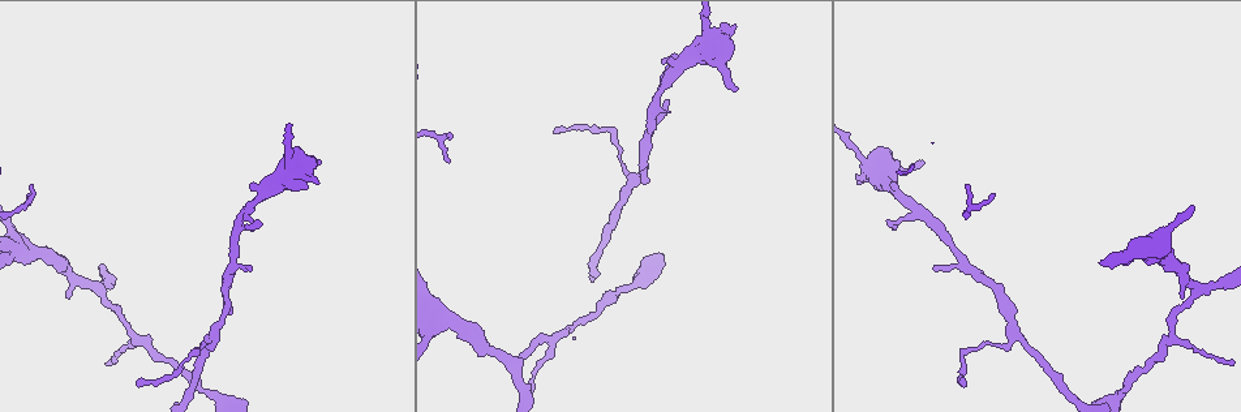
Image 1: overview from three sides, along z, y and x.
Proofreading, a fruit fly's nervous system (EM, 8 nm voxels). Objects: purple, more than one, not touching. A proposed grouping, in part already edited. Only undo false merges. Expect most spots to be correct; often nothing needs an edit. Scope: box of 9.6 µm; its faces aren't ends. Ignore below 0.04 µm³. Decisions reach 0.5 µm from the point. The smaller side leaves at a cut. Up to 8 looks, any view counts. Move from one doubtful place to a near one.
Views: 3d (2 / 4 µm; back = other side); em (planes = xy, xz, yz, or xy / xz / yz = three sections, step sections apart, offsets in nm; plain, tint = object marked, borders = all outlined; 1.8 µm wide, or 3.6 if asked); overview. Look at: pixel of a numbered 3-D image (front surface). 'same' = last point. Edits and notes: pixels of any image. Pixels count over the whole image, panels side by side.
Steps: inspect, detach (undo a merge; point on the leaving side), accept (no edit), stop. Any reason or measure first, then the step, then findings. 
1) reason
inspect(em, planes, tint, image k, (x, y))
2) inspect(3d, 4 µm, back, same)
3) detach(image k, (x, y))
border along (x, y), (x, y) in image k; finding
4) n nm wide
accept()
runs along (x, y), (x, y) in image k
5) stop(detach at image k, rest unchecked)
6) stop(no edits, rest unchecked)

thick turns thin
inspect(em, 3.6 µm, xy, step 8, tint, image 1, (904, 196))

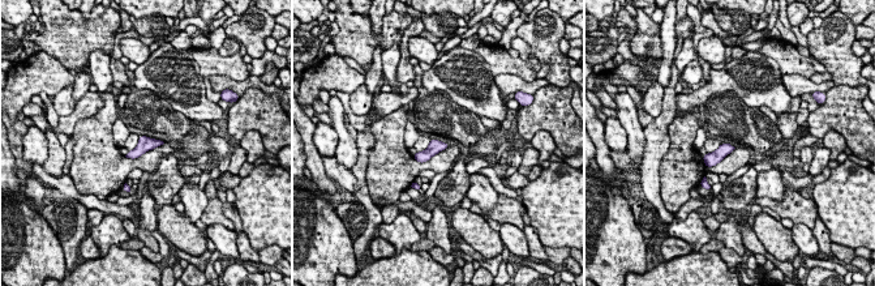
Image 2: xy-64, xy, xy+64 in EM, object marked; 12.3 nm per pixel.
cut it another way
inspect(em, 3.6 µm, planes, tint, same)

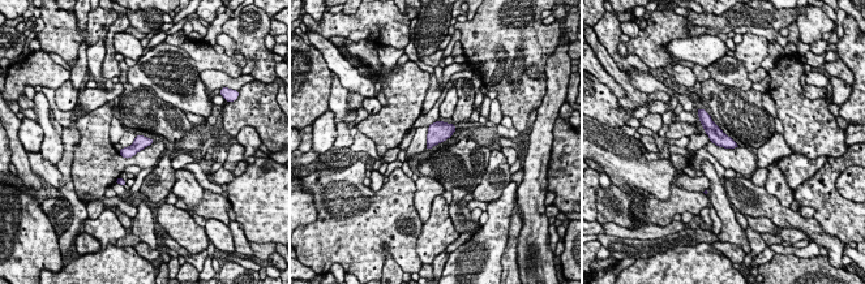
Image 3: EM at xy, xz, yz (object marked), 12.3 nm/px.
accept()
runs along (702, 113), (707, 124), (732, 145) in image 3; one cell here

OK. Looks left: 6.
sudden change in width
inspect(3d, 4 µm, image 1, (1123, 395))

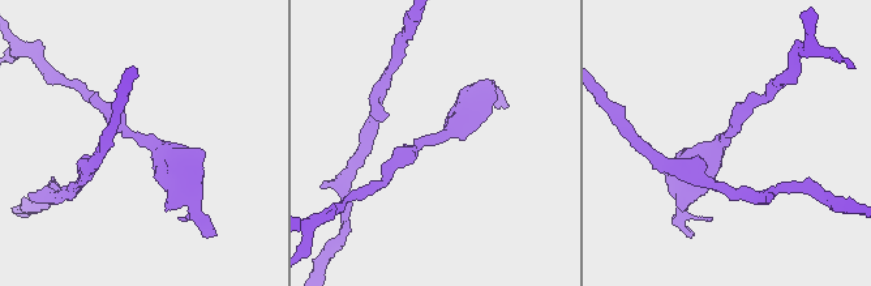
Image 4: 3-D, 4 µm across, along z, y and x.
arms of 170, 400 nm; now the EM
inspect(em, xz, step 4, tint, image 4, (432, 138))

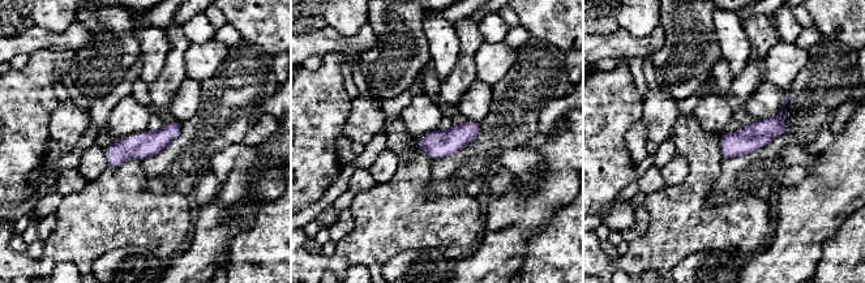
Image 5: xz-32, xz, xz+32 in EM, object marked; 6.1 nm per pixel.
another direction
inspect(em, planes, borders, same)

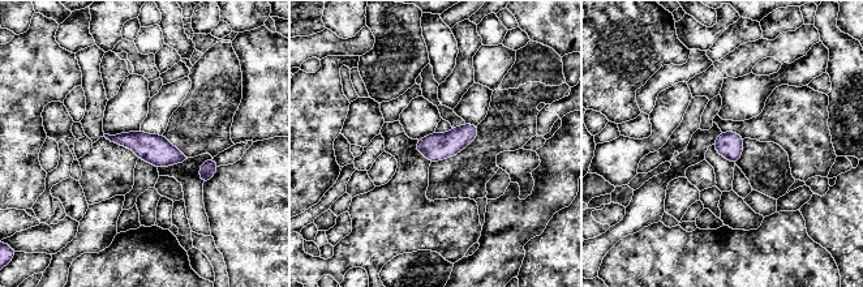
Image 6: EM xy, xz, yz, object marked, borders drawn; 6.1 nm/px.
accept()
one cell here

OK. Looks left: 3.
sharp bend
inspect(3d, 4 µm, image 1, (511, 365))

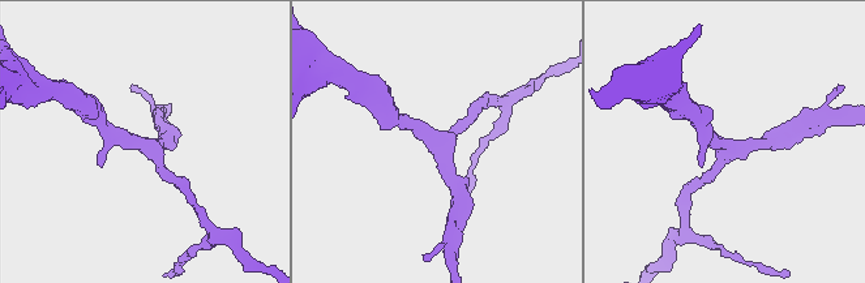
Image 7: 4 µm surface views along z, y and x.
need the tissue
inspect(em, planes, tint, image 7, (438, 143))

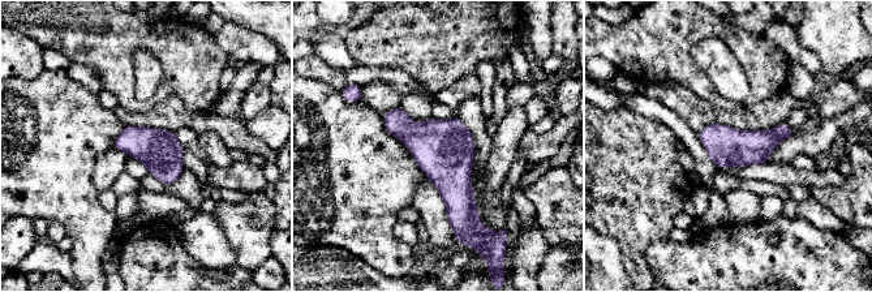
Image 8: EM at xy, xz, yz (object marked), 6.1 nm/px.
accept()
continuous, no second cell

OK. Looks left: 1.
stop(no edits, rest unchecked)

